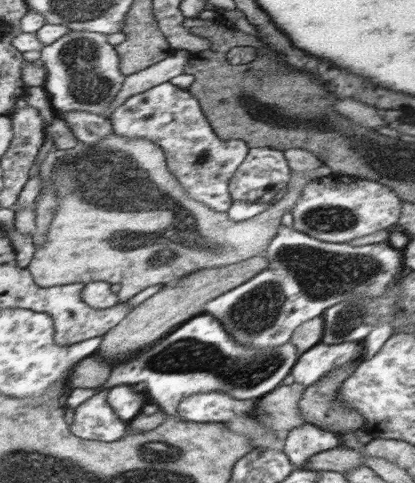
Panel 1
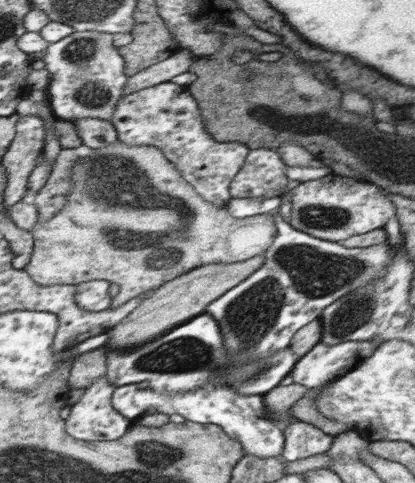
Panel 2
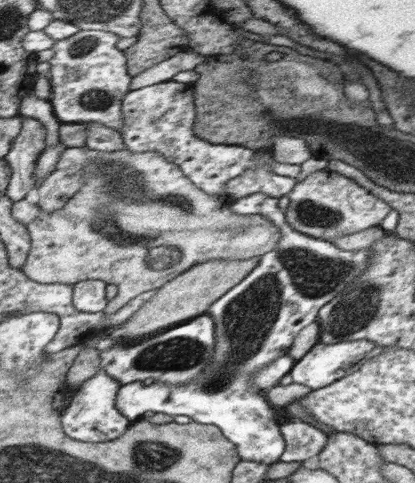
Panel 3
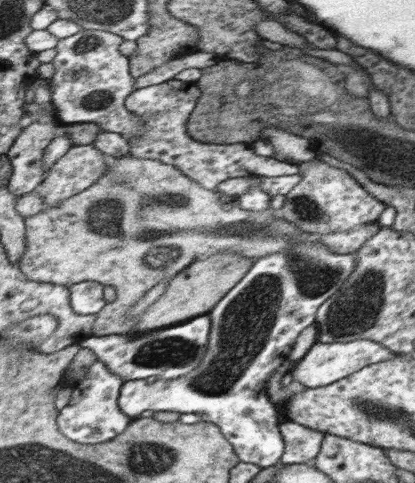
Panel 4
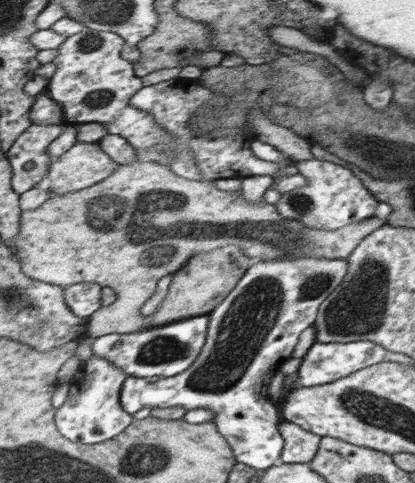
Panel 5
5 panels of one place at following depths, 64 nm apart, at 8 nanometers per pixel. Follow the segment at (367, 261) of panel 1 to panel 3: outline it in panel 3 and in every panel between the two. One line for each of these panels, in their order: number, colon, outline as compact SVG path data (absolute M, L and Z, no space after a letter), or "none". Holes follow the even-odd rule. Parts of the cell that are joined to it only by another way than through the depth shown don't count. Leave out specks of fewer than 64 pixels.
2: M255 196L251 200L233 200L233 204L229 206L229 212L235 218L249 218L259 214L273 216L277 236L263 252L263 264L251 276L247 276L243 282L239 282L207 306L207 314L219 320L219 332L225 346L225 366L219 366L205 384L187 392L153 392L151 388L137 388L137 384L115 388L111 396L111 406L123 418L133 422L147 410L155 410L155 414L183 416L185 422L221 426L229 438L241 444L243 456L255 456L263 460L275 458L283 452L283 430L275 428L273 422L267 420L269 412L263 404L263 396L239 394L227 382L229 372L241 368L243 364L267 360L283 348L289 348L295 332L305 328L313 320L319 320L321 312L329 304L353 294L375 276L381 276L383 268L389 262L389 248L385 244L371 248L345 248L339 242L313 238L283 222L283 218L279 216L279 204L281 198Z
3: M253 192L251 196L237 198L231 204L235 214L259 214L269 218L281 230L279 248L257 258L257 266L219 300L209 306L209 316L215 316L215 350L209 364L189 382L143 386L143 382L123 384L117 390L115 408L127 420L135 422L145 412L167 416L189 416L199 424L217 426L223 436L233 442L243 462L277 464L285 452L285 438L275 420L275 408L265 400L263 390L255 386L255 376L275 364L281 356L289 354L295 336L311 326L323 304L331 302L343 292L347 284L357 280L367 268L369 250L345 252L335 244L287 226L283 212L275 206L275 198Z

